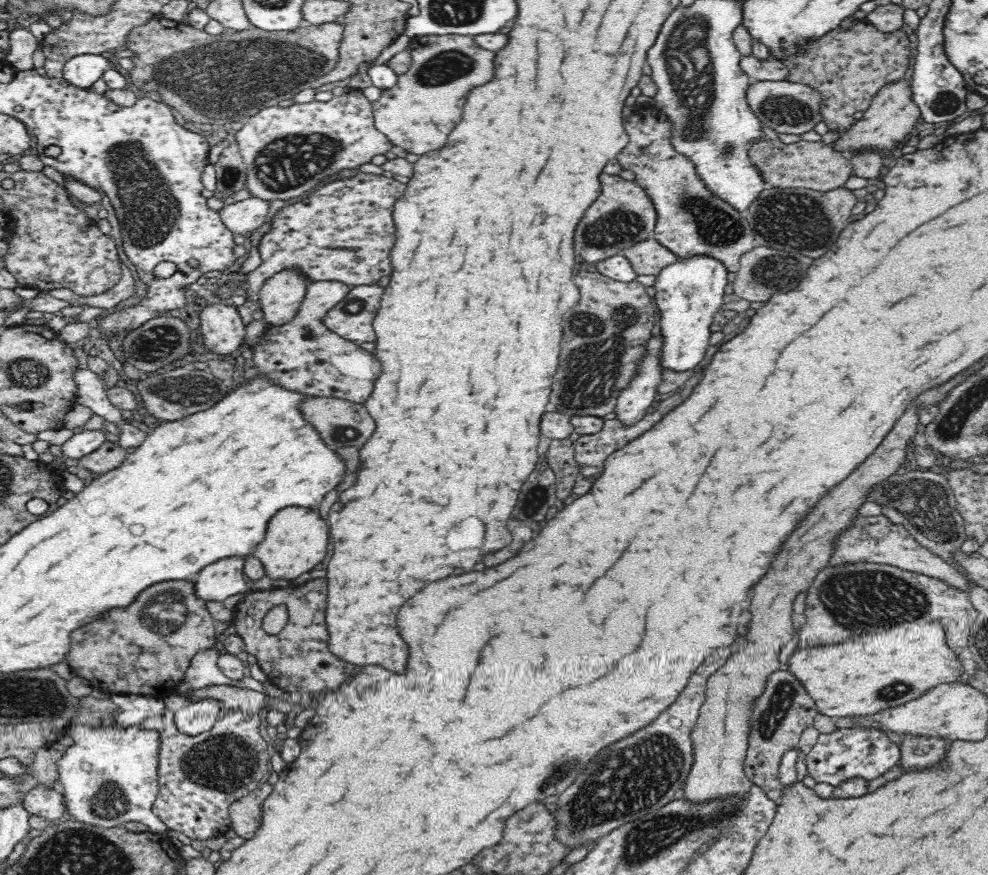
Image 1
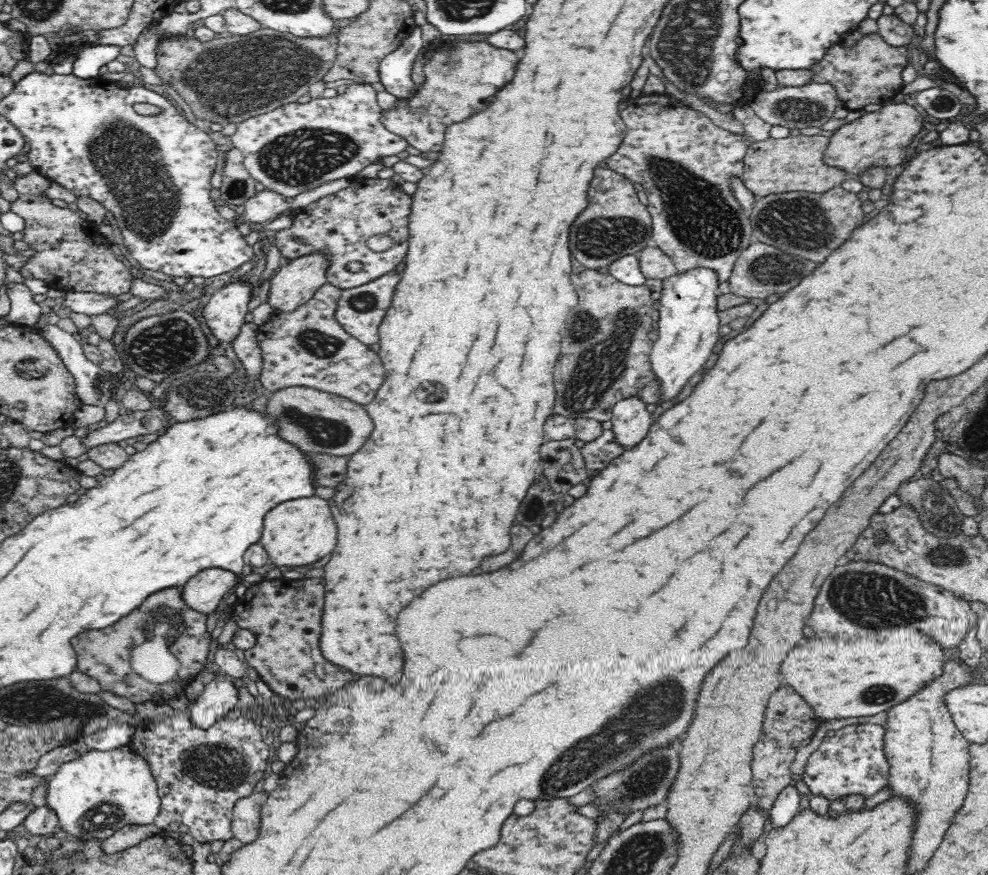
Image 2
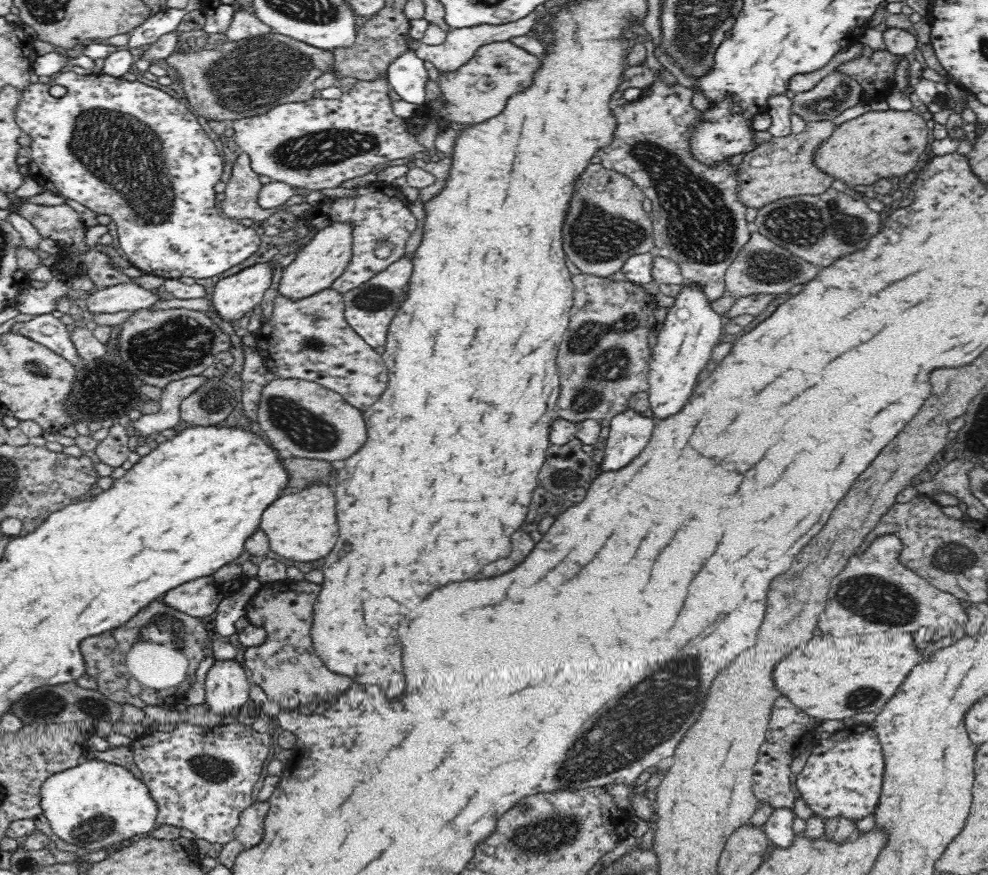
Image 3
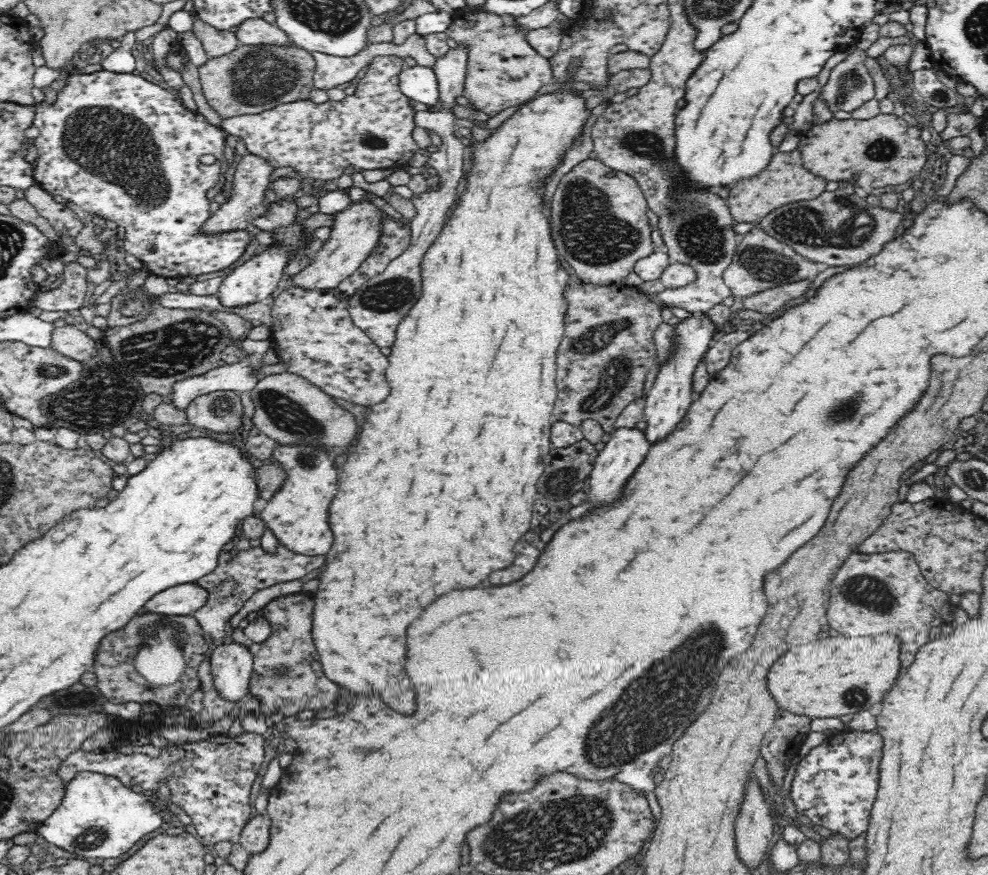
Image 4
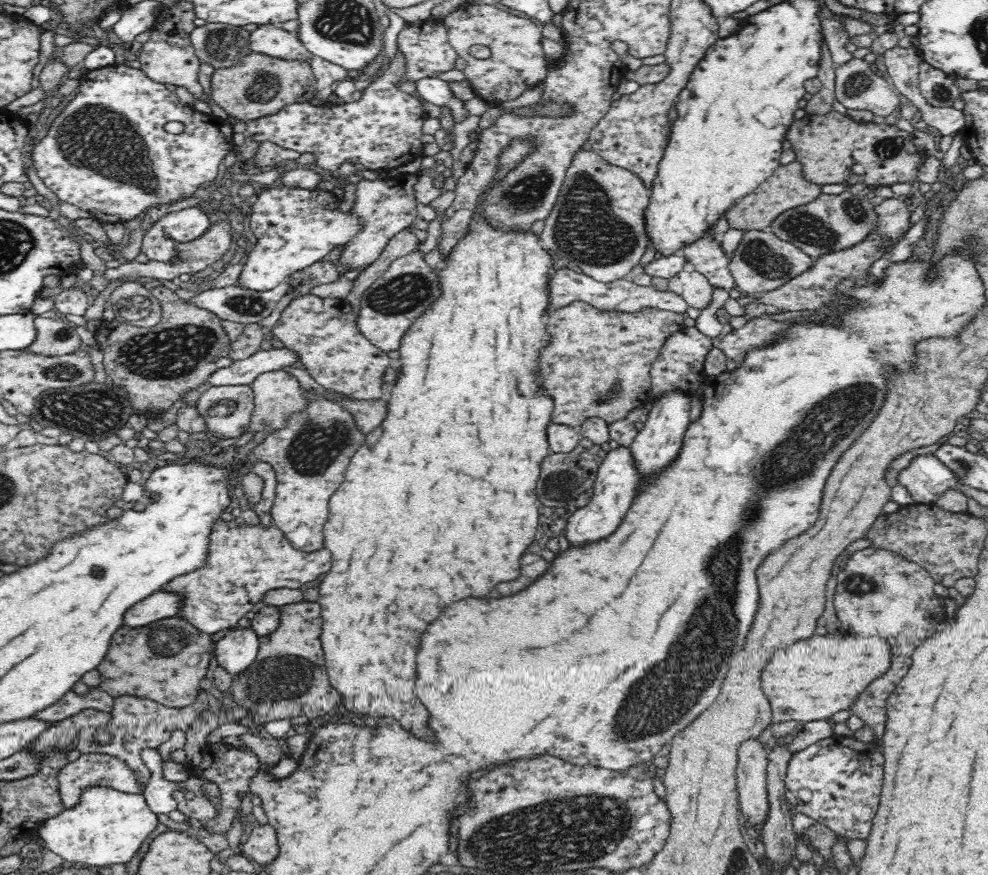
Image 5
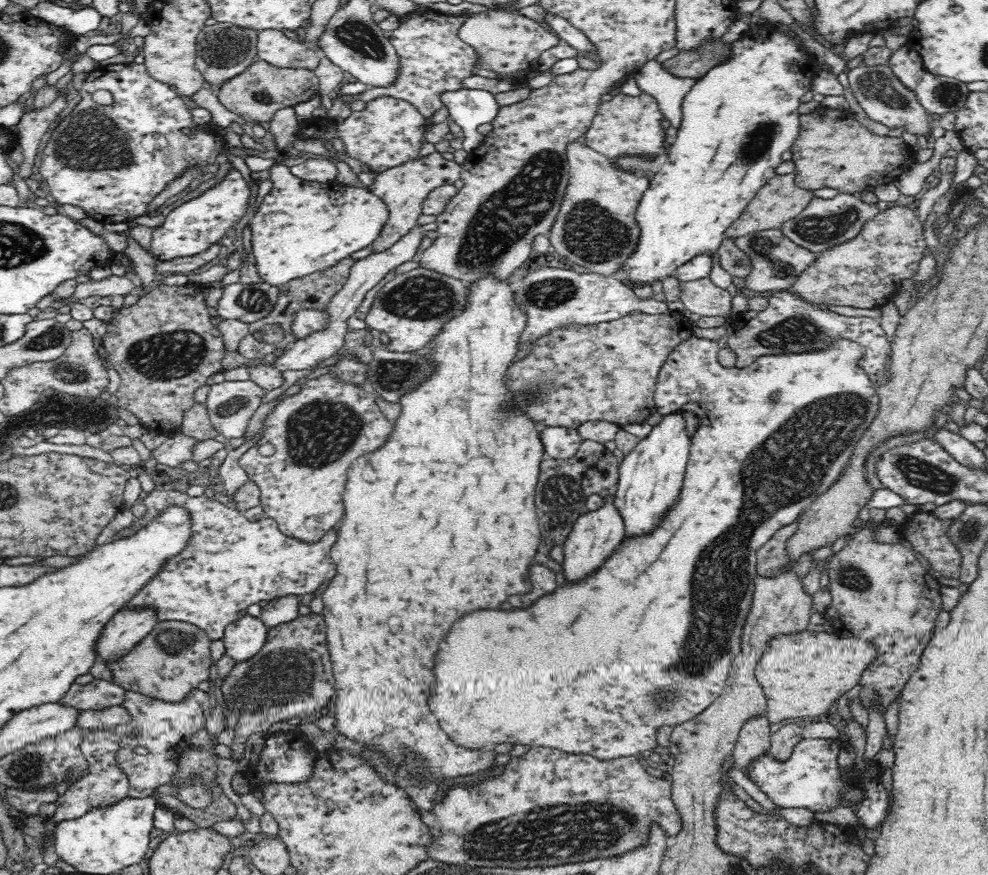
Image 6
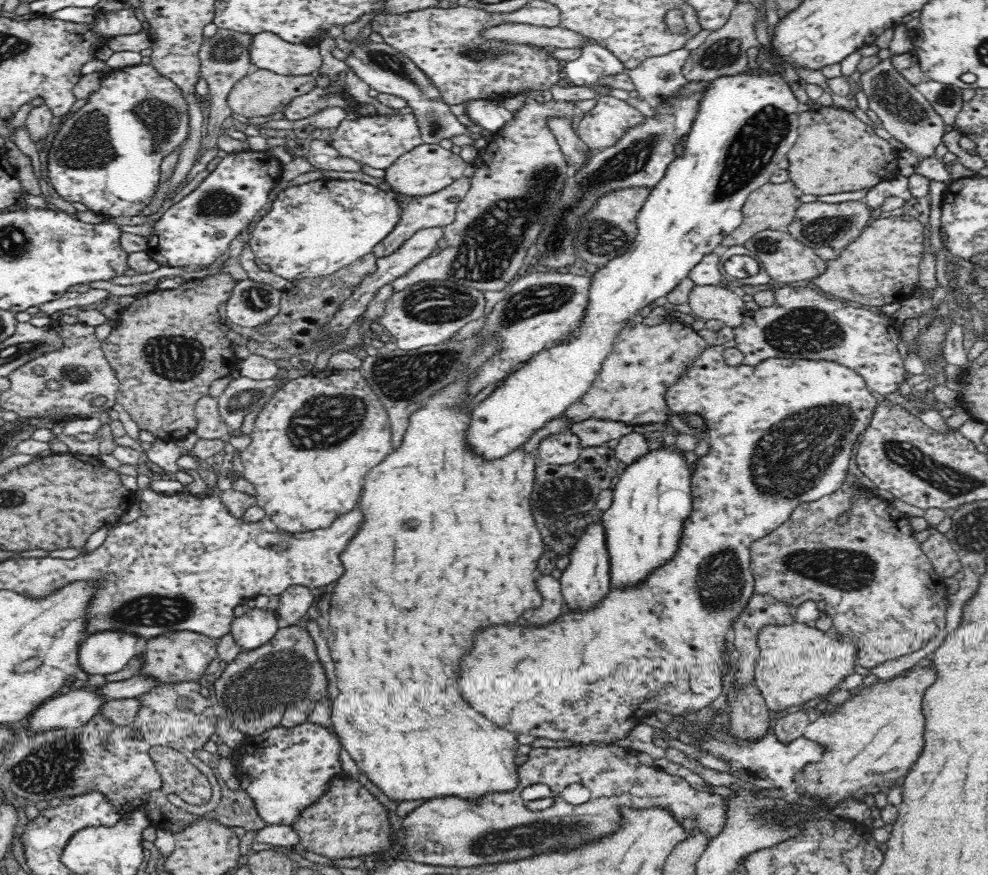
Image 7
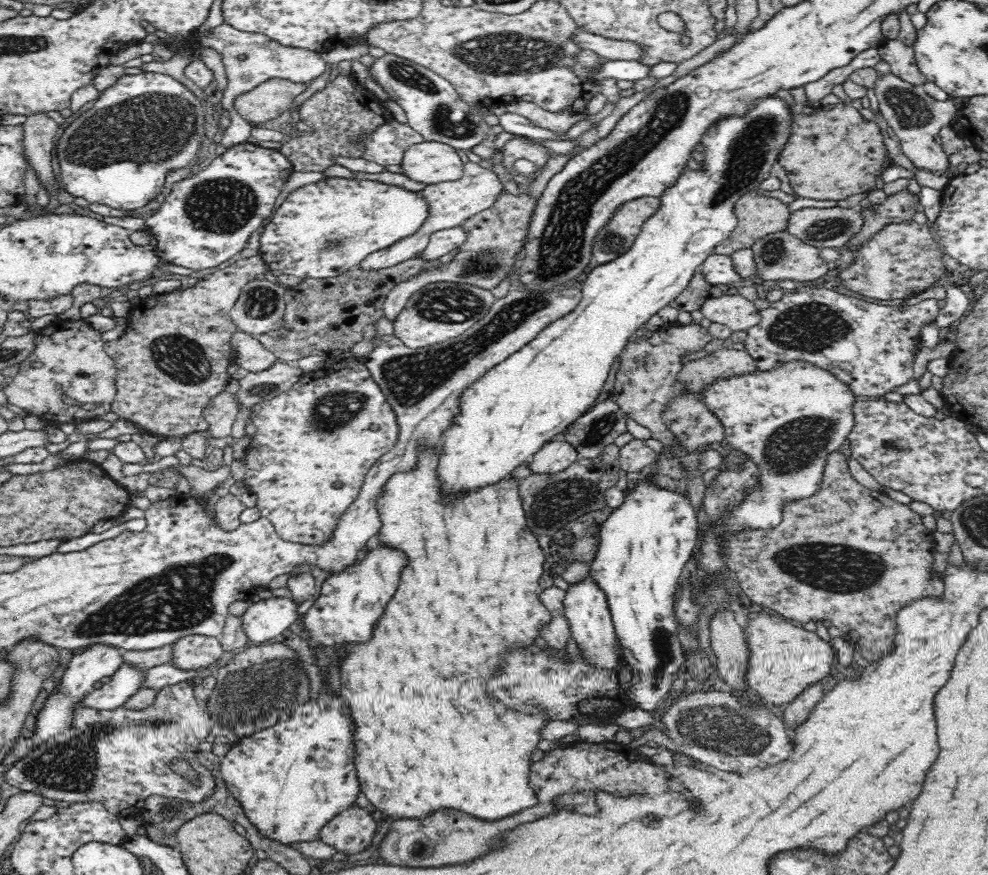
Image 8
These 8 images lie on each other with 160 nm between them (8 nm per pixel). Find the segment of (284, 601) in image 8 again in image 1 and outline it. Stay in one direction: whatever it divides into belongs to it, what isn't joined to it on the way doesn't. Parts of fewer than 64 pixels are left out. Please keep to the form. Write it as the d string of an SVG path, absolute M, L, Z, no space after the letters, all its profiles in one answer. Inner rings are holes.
M202 699L174 712L174 725L180 733L198 736L212 730L214 724L221 716L222 703L214 699Z

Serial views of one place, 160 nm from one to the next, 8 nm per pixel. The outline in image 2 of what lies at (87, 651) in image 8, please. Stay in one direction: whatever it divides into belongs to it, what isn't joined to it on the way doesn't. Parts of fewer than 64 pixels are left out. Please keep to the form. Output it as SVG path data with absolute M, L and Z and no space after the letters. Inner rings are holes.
M208 568L190 578L180 589L184 596L184 603L190 609L207 615L208 612L218 609L224 594L233 588L236 589L240 584L245 587L250 586L242 576L231 570Z

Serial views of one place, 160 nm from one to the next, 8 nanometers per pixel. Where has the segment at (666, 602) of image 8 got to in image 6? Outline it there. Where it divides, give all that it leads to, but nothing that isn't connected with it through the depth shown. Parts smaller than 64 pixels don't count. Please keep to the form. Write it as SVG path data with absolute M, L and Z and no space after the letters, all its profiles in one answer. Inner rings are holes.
M668 412L662 414L662 419L658 424L652 426L650 433L638 440L636 446L632 448L628 455L619 464L619 481L613 492L613 501L622 515L627 536L632 534L640 534L640 532L650 532L652 528L656 528L662 520L662 514L668 512L668 508L674 506L680 488L682 488L682 480L684 480L684 468L688 464L688 454L690 452L690 436L686 431L686 419L681 412Z

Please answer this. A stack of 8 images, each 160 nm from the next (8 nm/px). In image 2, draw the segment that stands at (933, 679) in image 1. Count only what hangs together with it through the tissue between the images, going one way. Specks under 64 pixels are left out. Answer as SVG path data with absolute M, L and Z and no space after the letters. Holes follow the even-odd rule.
M898 626L890 630L870 630L866 636L860 636L852 642L844 640L820 640L810 638L806 646L798 646L790 650L782 664L782 674L786 682L814 708L816 716L825 720L830 718L858 718L858 716L874 716L878 712L890 710L898 702L914 696L923 686L938 678L943 672L942 666L946 660L944 650L920 630L912 626Z

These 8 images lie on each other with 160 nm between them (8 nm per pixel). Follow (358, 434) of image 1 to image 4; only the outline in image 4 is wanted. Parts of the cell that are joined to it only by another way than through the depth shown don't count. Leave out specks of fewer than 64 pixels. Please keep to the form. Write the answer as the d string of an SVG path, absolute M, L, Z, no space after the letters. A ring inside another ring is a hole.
M285 371L284 373L280 374L272 374L270 376L266 376L264 379L260 380L256 387L253 390L250 390L248 394L252 397L252 401L254 401L254 414L252 417L253 424L255 424L266 436L272 438L272 440L275 440L278 445L282 446L310 446L314 447L316 449L322 449L325 454L336 454L338 457L338 454L340 452L344 452L344 450L348 450L354 446L354 440L356 440L356 436L358 436L358 424L355 421L355 416L345 408L342 408L338 403L336 403L336 400L334 398L330 397L330 395L326 394L326 392L322 391L318 386L315 386L314 384L311 384L309 381L307 381L304 377L288 373L288 371Z

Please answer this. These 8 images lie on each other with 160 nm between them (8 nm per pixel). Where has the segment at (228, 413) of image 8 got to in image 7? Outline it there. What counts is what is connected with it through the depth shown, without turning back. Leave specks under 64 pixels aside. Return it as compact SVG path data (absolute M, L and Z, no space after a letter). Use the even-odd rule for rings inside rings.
M208 395L200 398L195 406L195 415L197 424L193 432L199 438L214 440L228 434L228 427L218 413L217 398Z

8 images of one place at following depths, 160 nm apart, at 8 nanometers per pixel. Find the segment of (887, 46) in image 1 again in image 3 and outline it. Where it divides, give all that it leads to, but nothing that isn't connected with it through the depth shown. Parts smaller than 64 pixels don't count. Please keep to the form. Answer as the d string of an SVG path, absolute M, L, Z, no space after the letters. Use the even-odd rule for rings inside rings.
M886 47L874 48L868 57L858 56L852 60L846 60L838 64L832 72L842 73L860 83L862 87L862 98L860 102L870 103L870 100L884 100L884 96L892 93L894 89L893 76L899 62L906 56L892 54ZM868 84L874 84L872 88Z

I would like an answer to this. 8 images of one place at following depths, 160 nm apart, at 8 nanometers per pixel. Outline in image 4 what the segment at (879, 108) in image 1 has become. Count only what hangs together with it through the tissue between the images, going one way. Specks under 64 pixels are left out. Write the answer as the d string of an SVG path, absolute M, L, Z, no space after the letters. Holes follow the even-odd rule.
M879 113L869 120L830 120L828 124L813 126L810 130L798 132L799 145L804 166L826 180L842 182L839 188L850 190L854 186L861 187L866 193L873 188L896 186L904 184L907 180L914 178L926 162L926 143L920 137L921 126L911 126L901 116L894 113Z

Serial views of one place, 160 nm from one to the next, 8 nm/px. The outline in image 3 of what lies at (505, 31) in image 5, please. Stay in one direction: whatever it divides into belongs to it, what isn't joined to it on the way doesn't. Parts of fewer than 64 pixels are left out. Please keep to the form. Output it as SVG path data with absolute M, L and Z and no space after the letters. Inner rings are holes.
M510 41L491 42L478 47L474 56L457 70L438 70L436 83L441 95L436 102L441 102L440 108L433 109L431 102L418 105L418 110L413 116L405 120L406 131L417 138L430 120L436 121L439 129L449 128L453 123L470 125L474 122L485 122L504 110L508 98L532 84L532 74L536 68L538 57Z

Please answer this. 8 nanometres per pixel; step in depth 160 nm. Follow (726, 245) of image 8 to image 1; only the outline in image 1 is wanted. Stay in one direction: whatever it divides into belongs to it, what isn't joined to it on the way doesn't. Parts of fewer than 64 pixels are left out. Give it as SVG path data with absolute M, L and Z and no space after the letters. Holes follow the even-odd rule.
M801 140L791 144L760 141L749 148L749 157L759 168L765 182L776 188L808 188L828 192L842 187L853 174L849 156L838 152L834 147L827 146L822 141Z

